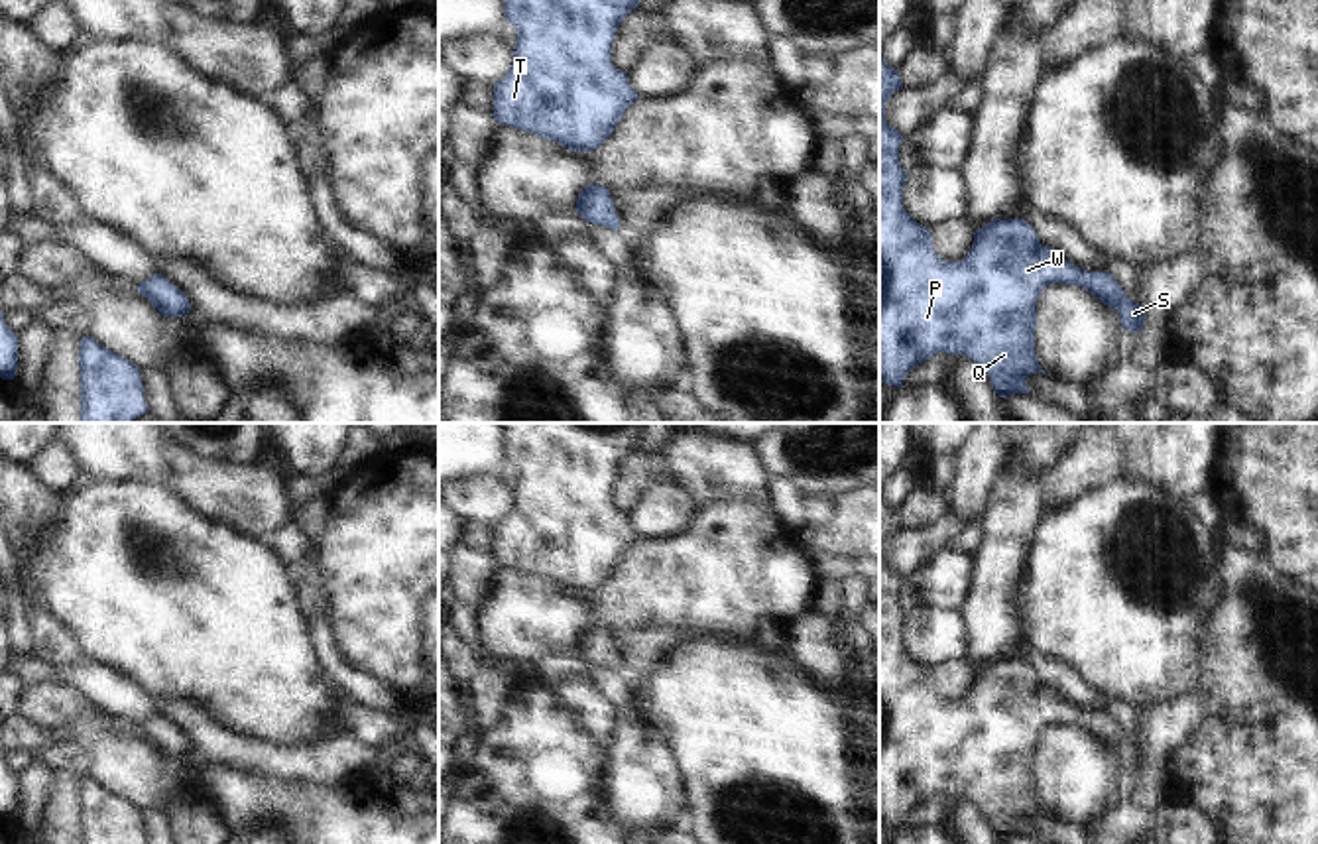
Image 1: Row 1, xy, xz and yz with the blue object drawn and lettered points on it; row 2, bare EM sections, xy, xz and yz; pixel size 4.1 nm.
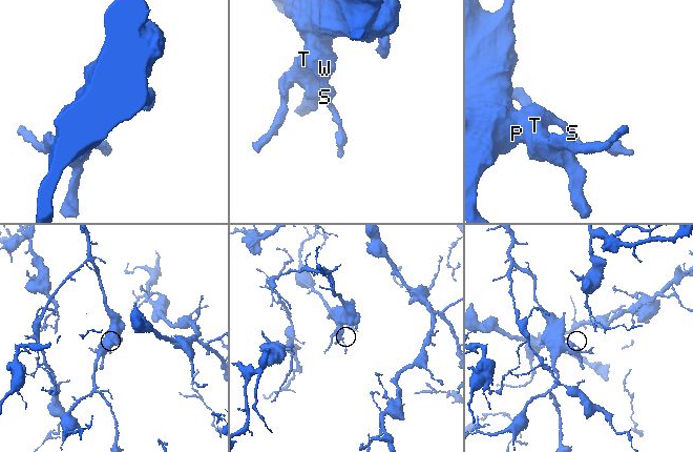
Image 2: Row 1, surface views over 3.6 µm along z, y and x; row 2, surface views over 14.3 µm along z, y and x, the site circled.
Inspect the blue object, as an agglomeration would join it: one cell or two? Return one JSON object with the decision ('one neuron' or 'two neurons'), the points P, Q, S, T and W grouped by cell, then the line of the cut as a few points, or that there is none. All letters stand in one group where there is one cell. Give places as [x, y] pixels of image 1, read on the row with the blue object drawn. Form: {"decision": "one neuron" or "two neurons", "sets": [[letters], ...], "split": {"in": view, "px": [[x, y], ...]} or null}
{"decision": "one neuron", "sets": [["P", "Q", "S", "T", "W"]], "split": null}

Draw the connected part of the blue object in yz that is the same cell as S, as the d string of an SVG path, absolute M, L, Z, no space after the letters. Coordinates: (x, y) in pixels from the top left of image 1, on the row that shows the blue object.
M879 55L879 380L901 388L905 376L936 352L964 354L982 368L999 397L1031 393L1025 380L1045 372L1035 354L1037 299L1050 283L1080 285L1104 305L1115 309L1121 327L1139 332L1145 325L1139 303L1125 295L1125 289L1109 271L1088 271L1066 262L1050 246L1043 246L1037 232L1023 218L995 218L974 232L974 244L962 262L942 260L934 248L930 230L919 224L903 209L903 185L907 173L899 163L903 136L885 122L885 102L895 90L903 89L899 71L889 67Z

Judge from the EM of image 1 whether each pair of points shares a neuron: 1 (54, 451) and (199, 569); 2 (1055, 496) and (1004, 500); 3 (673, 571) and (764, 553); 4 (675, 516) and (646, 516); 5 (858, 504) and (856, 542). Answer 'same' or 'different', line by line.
1: different
2: different
3: same
4: same
5: same

